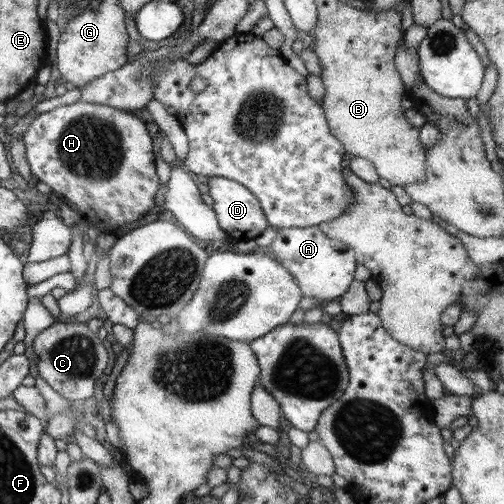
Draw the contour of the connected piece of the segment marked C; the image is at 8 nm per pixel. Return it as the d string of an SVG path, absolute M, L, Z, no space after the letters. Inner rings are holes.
M73 319L68 322L54 322L33 338L32 349L37 355L36 368L40 376L54 392L72 403L89 404L95 379L107 366L107 350L97 333L89 331L85 323Z

